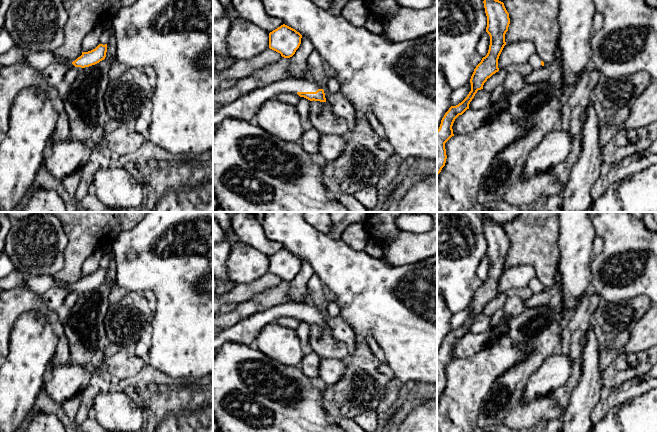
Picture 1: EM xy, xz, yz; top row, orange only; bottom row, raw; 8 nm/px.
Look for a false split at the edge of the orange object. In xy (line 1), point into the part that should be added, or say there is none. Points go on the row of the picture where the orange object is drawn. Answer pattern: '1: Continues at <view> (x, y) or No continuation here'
1: Continues at xy (38, 60)

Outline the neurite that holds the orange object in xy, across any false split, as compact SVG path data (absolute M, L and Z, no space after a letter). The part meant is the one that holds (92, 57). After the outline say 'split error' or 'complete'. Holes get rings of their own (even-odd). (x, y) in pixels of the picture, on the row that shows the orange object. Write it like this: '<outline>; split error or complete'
M99 44L95 49L82 52L82 54L74 60L62 60L57 58L54 52L36 51L25 52L24 64L31 68L42 72L43 69L56 62L62 62L69 68L76 68L78 71L82 68L89 67L104 60L107 52L107 44Z; split error

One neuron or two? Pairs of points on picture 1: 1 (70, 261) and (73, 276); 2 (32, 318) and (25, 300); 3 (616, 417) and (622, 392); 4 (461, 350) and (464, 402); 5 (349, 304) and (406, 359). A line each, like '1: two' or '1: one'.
1: one
2: two
3: two
4: two
5: one

